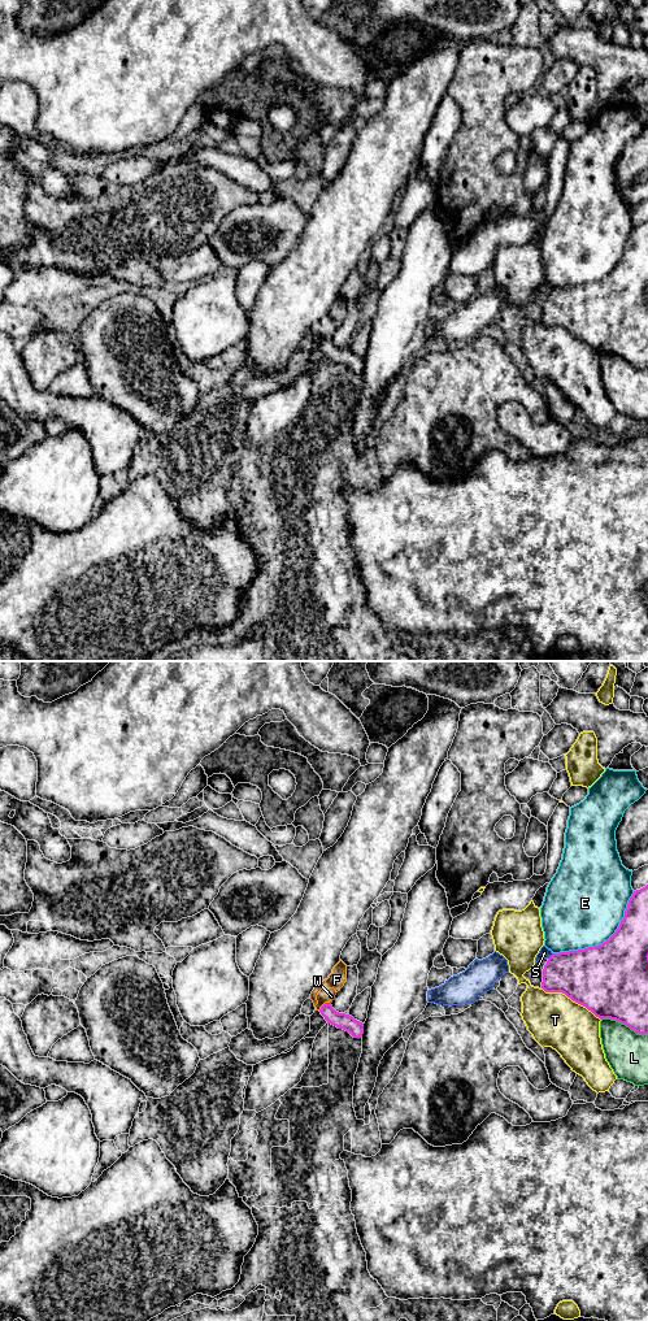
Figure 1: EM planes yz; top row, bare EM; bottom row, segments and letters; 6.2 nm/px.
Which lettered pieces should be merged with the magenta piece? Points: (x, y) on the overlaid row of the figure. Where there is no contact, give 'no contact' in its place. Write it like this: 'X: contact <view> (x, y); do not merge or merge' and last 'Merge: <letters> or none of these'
E: contact yz (604, 942); do not merge
F: contact yz (321, 1007); do not merge
L: contact yz (625, 1024); do not merge
S: contact yz (551, 956); do not merge
T: contact yz (572, 999); do not merge
W: contact yz (327, 1004); do not merge
Merge: none of these

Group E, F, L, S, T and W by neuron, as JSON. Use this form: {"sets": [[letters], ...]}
{"sets": [["E"], ["F", "W"], ["L"], ["S"], ["T"]]}

